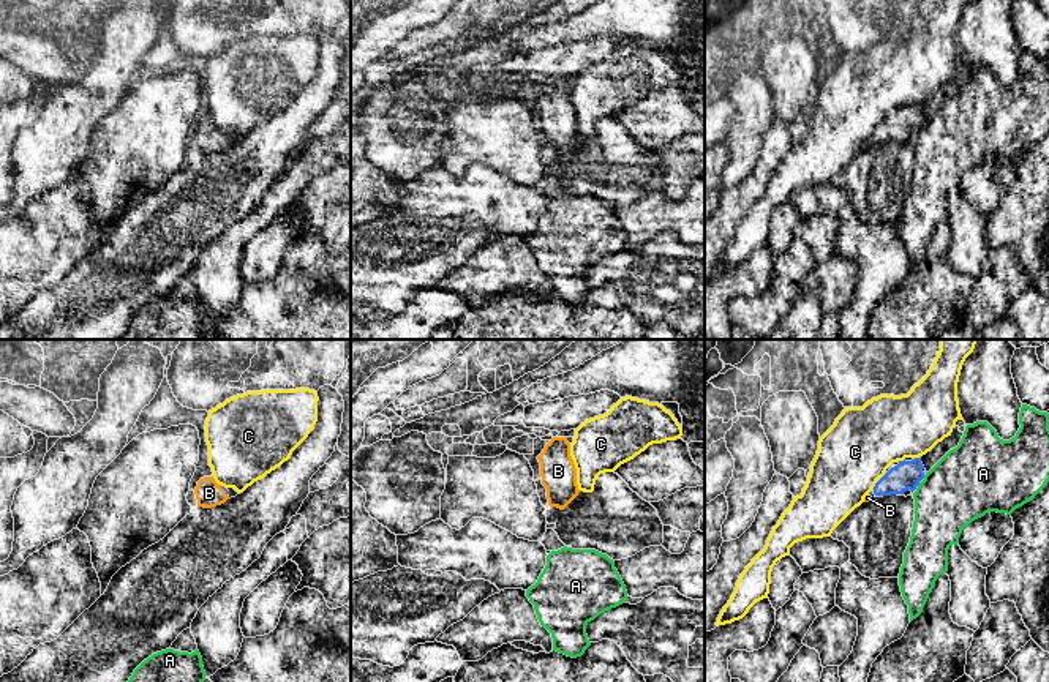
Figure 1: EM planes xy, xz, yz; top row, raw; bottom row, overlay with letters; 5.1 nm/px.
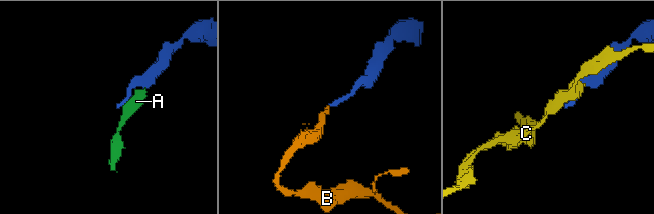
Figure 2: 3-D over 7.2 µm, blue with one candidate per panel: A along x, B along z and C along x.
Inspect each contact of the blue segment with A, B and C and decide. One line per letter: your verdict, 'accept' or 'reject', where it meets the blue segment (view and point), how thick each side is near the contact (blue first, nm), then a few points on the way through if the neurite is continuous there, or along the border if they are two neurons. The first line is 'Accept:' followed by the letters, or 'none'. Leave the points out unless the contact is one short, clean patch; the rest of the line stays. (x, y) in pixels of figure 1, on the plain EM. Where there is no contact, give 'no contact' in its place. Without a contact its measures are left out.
Accept: B
A: reject; no contact
B: accept; contact xy (225, 136); calibres 20 and 140 nm; way xy (221, 133), (225, 136), (209, 139)
C: reject; contact yz (901, 108); calibres 140 and 360 nm

